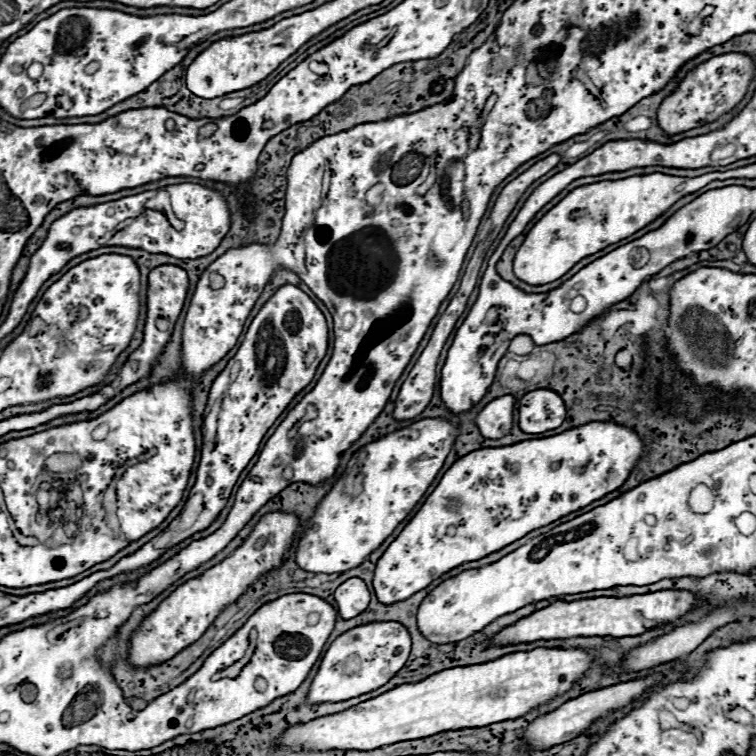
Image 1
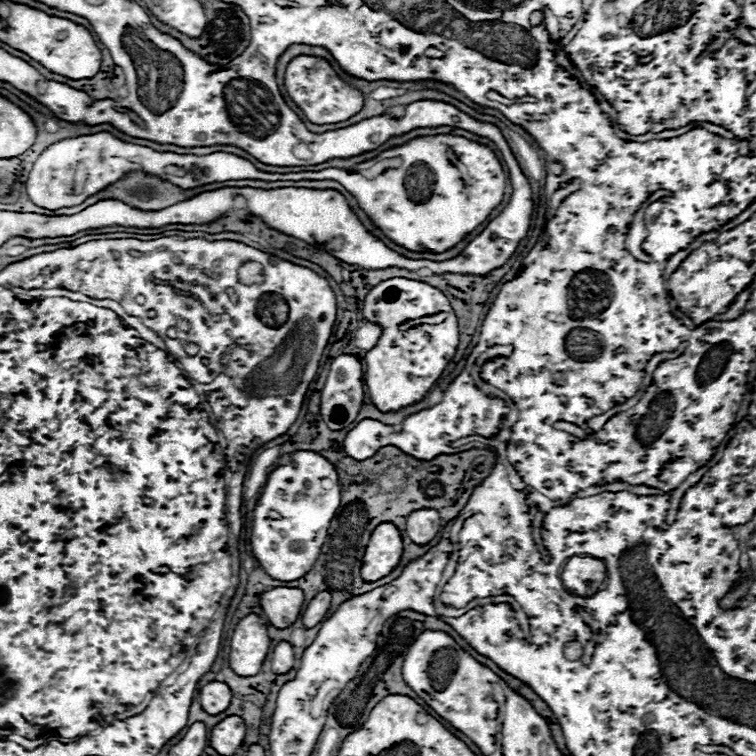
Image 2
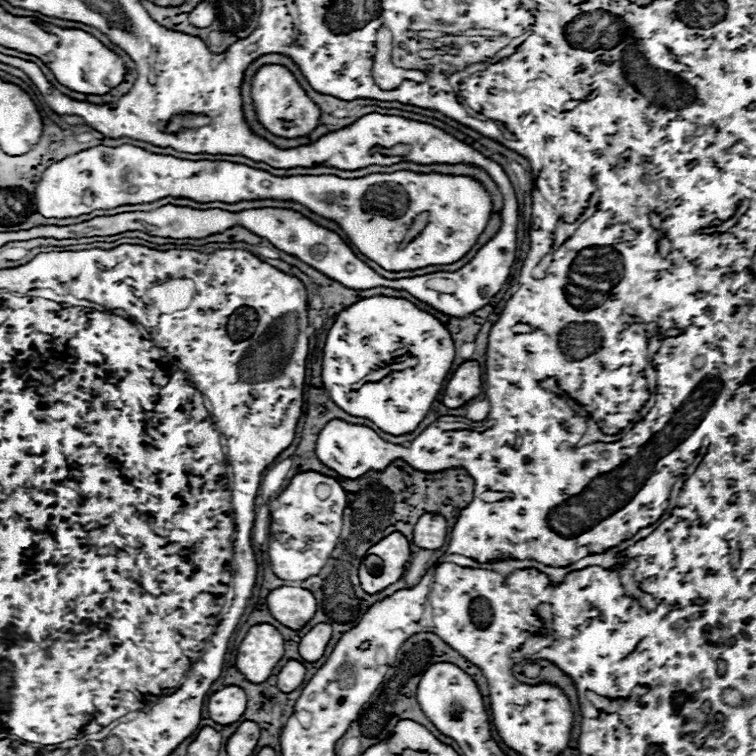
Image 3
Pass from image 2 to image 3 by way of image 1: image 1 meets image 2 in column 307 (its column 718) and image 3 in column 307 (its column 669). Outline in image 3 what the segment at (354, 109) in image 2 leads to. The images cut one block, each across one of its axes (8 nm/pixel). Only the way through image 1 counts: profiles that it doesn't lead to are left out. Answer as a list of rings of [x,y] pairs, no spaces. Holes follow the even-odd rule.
[[[266,64],[252,76],[250,98],[252,98],[252,106],[258,122],[268,132],[280,138],[306,136],[316,128],[320,120],[318,106],[306,96],[306,92],[300,88],[296,78],[284,66],[278,66],[278,64]]]

